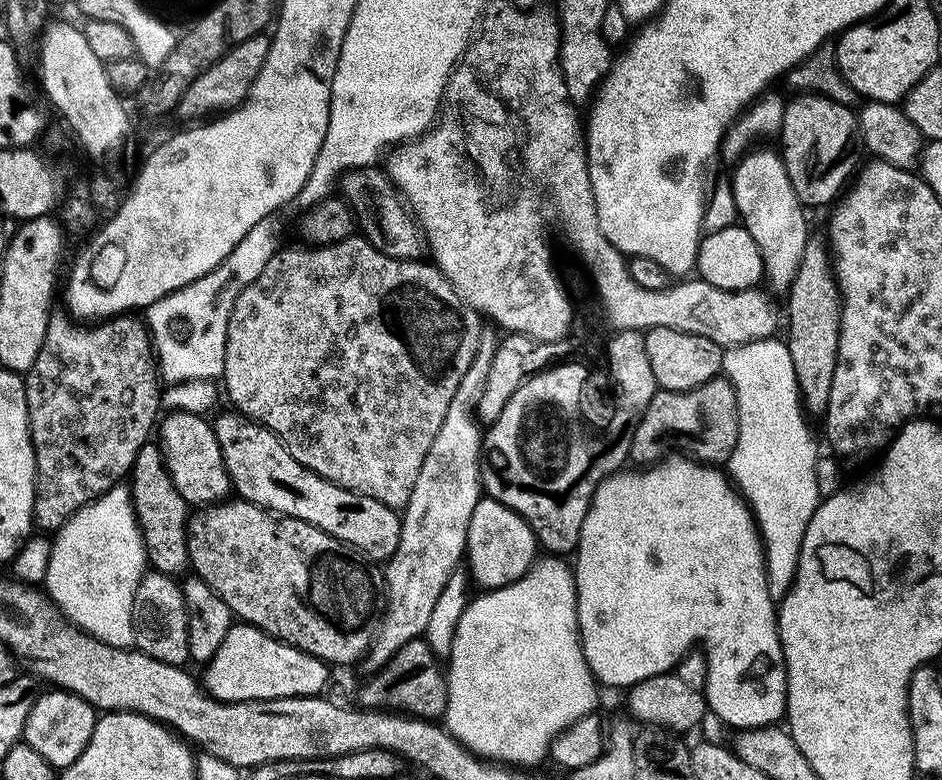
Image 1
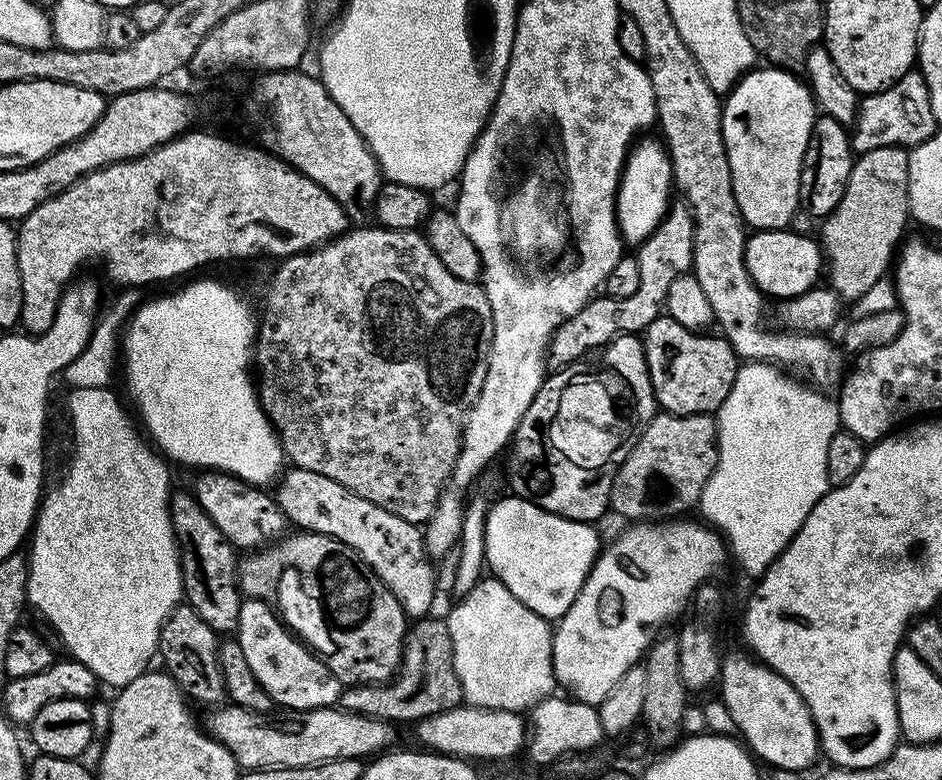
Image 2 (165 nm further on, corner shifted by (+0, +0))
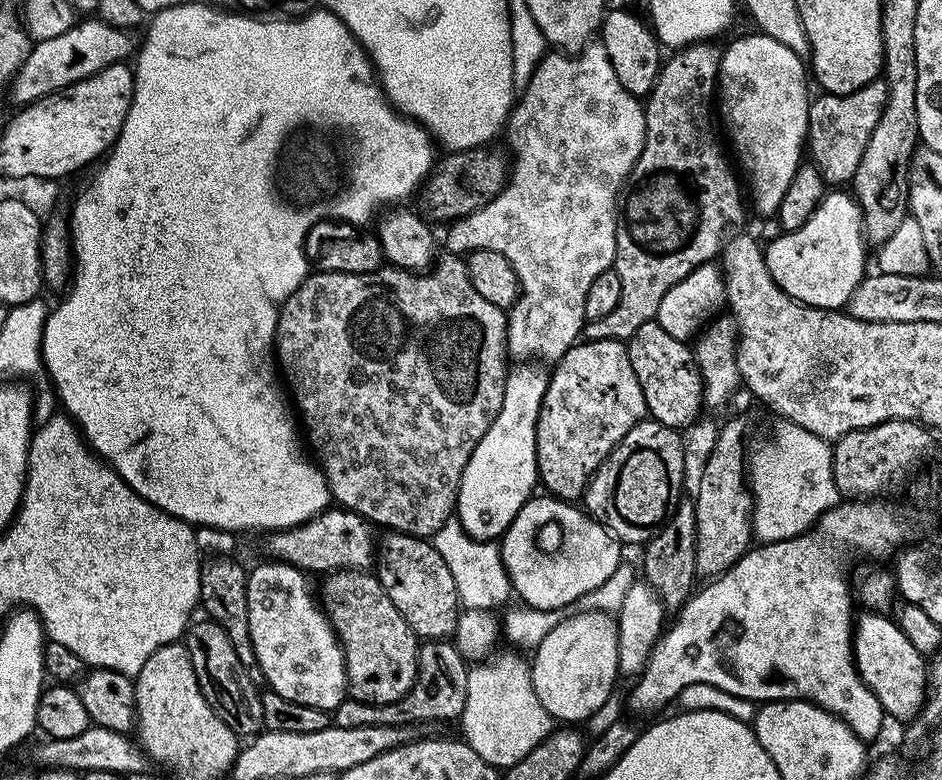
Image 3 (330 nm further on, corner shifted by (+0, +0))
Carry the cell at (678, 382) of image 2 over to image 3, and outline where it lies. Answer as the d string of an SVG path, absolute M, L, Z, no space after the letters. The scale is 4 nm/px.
M655 320L638 326L636 333L626 341L626 347L634 378L638 378L642 398L646 398L647 415L667 428L685 430L690 427L699 418L700 408L705 407L704 383L693 349L685 341L670 338Z

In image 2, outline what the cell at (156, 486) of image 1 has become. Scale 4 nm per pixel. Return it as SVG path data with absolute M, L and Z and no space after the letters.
M191 491L180 492L171 497L172 529L180 547L180 569L184 579L183 599L217 634L235 633L240 617L242 593L238 579L238 552L210 522L210 514L202 510Z

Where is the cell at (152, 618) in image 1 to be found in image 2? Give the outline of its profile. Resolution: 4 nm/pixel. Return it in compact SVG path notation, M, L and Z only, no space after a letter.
M178 606L172 611L160 631L159 659L164 659L163 667L168 675L176 679L177 684L189 697L192 696L207 706L220 706L225 703L222 670L218 666L217 633L213 632L193 608Z

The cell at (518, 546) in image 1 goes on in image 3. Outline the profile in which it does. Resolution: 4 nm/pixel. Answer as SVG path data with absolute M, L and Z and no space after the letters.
M536 494L527 500L505 530L498 547L504 559L504 569L508 571L511 591L515 595L517 592L527 607L538 611L564 610L567 604L575 605L587 592L599 590L622 561L621 541L575 503L558 500L551 494Z

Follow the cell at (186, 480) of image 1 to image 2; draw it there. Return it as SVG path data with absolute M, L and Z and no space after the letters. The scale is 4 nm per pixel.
M204 470L199 473L194 487L196 501L210 514L210 522L222 530L222 534L237 550L259 550L286 532L284 512L276 503L275 495L268 496L263 487L247 484L229 472Z

